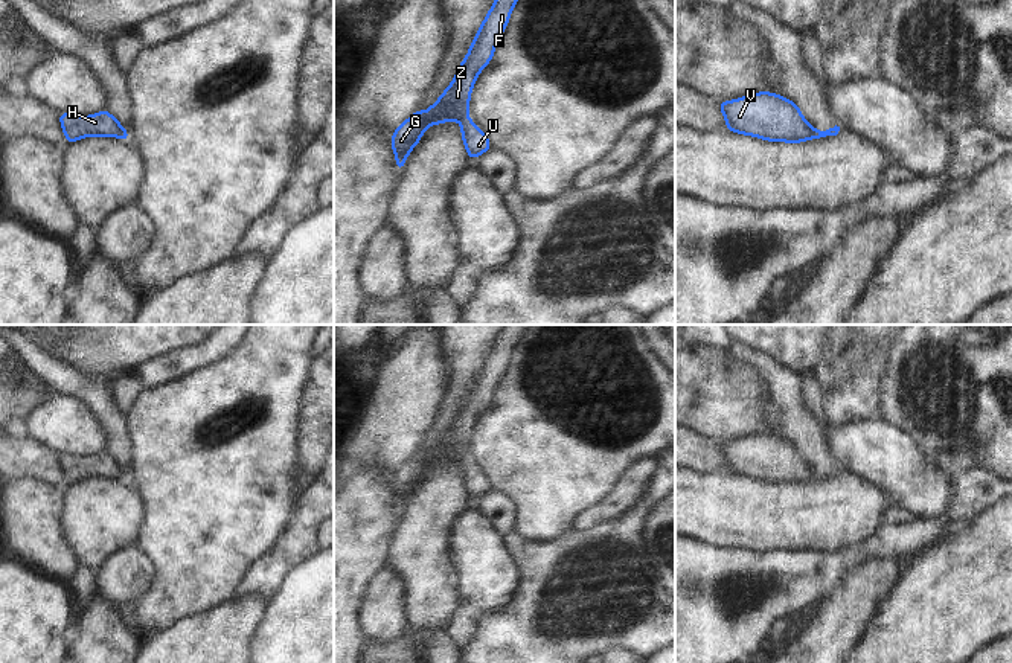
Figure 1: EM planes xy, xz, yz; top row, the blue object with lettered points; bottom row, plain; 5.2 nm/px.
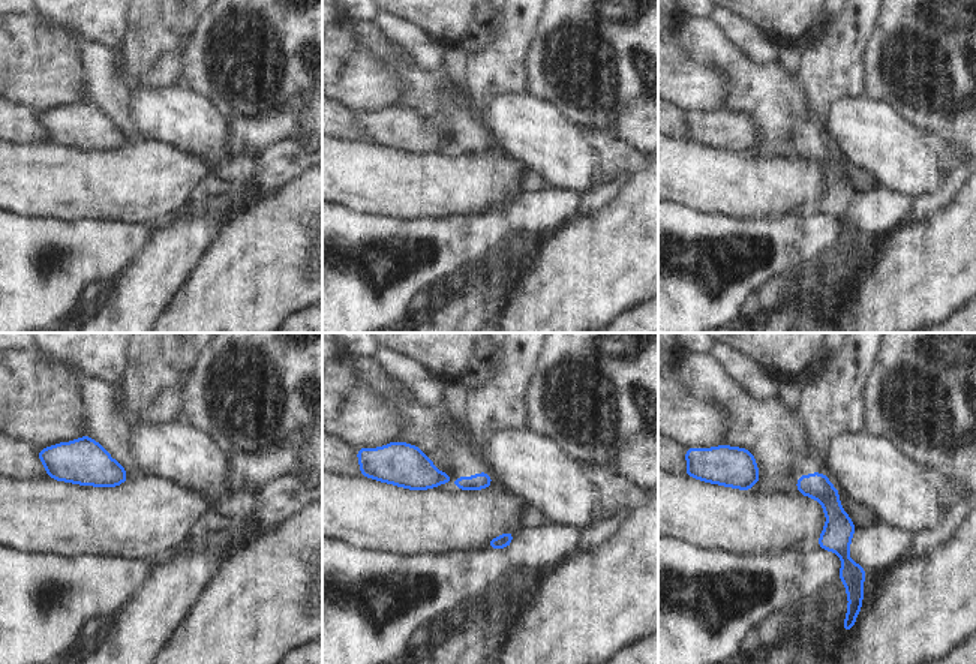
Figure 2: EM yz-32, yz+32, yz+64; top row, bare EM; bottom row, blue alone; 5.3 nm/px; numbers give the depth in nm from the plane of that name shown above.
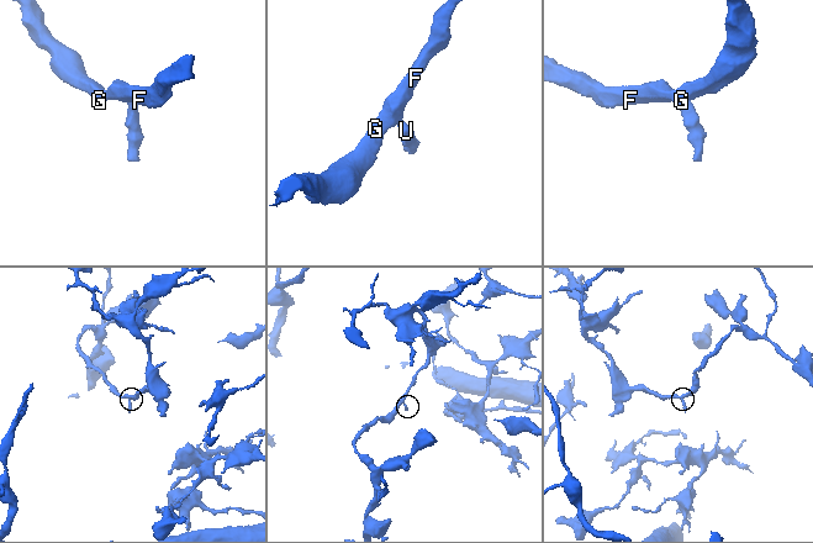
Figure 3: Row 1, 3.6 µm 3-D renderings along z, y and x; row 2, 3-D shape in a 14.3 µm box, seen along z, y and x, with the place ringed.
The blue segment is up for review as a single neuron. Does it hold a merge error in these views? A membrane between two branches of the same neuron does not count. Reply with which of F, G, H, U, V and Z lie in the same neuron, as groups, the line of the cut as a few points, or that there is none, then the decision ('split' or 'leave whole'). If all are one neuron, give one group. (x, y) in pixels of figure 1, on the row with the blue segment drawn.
F G H V Z / U; cut in yz along (816, 130), (810, 137); split

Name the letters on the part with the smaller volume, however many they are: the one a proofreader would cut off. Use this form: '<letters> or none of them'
U

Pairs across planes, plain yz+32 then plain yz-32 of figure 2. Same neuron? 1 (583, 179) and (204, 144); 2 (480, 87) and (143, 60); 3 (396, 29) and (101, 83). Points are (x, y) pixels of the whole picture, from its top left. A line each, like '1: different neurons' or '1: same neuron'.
1: same neuron
2: different neurons
3: same neuron

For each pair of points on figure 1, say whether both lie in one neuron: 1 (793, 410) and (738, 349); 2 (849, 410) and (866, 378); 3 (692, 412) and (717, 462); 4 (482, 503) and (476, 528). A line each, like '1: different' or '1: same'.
1: same
2: same
3: different
4: different

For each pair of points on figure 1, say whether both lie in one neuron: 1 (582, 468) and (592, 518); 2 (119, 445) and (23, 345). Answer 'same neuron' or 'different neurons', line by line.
1: different neurons
2: same neuron

